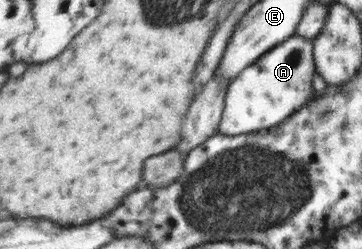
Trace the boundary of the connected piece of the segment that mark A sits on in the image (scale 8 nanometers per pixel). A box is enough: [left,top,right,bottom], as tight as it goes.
[219,34,315,136]

